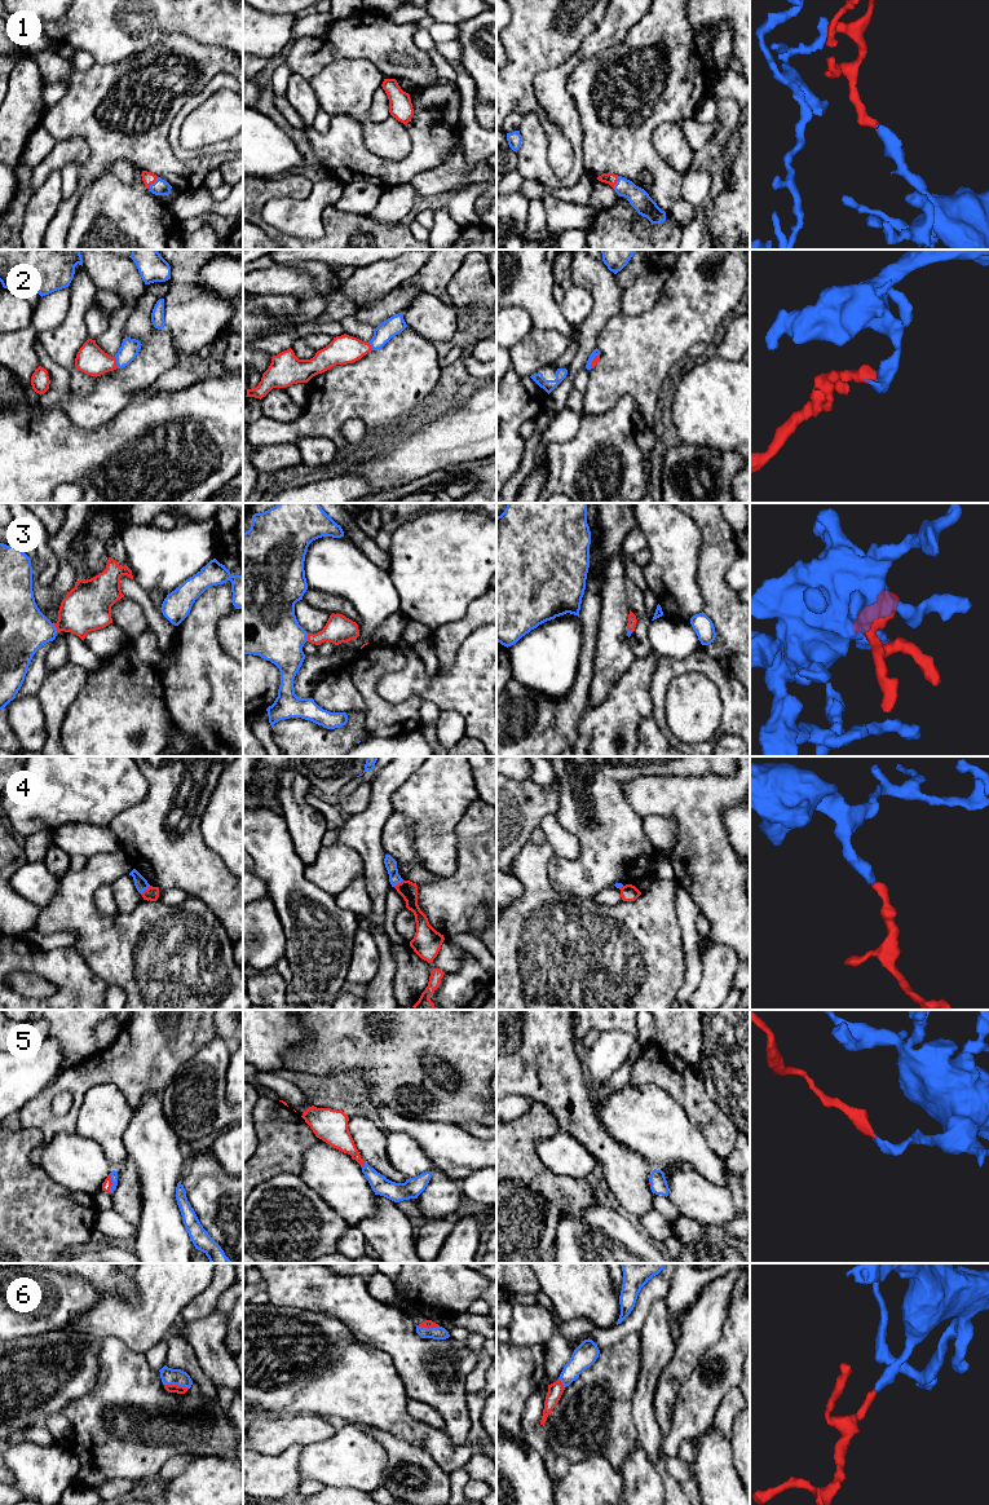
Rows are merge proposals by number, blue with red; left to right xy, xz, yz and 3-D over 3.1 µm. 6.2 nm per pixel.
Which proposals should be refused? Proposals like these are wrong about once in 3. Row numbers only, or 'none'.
4

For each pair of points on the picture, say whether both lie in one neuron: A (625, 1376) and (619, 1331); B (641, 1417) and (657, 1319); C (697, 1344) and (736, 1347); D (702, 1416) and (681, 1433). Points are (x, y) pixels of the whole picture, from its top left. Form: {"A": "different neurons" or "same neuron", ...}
{"A": "different neurons", "B": "same neuron", "C": "different neurons", "D": "same neuron"}

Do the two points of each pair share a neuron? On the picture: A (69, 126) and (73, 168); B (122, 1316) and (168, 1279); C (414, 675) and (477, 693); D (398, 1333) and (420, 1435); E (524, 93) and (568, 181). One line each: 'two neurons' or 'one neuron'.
A: two neurons
B: one neuron
C: one neuron
D: two neurons
E: two neurons

